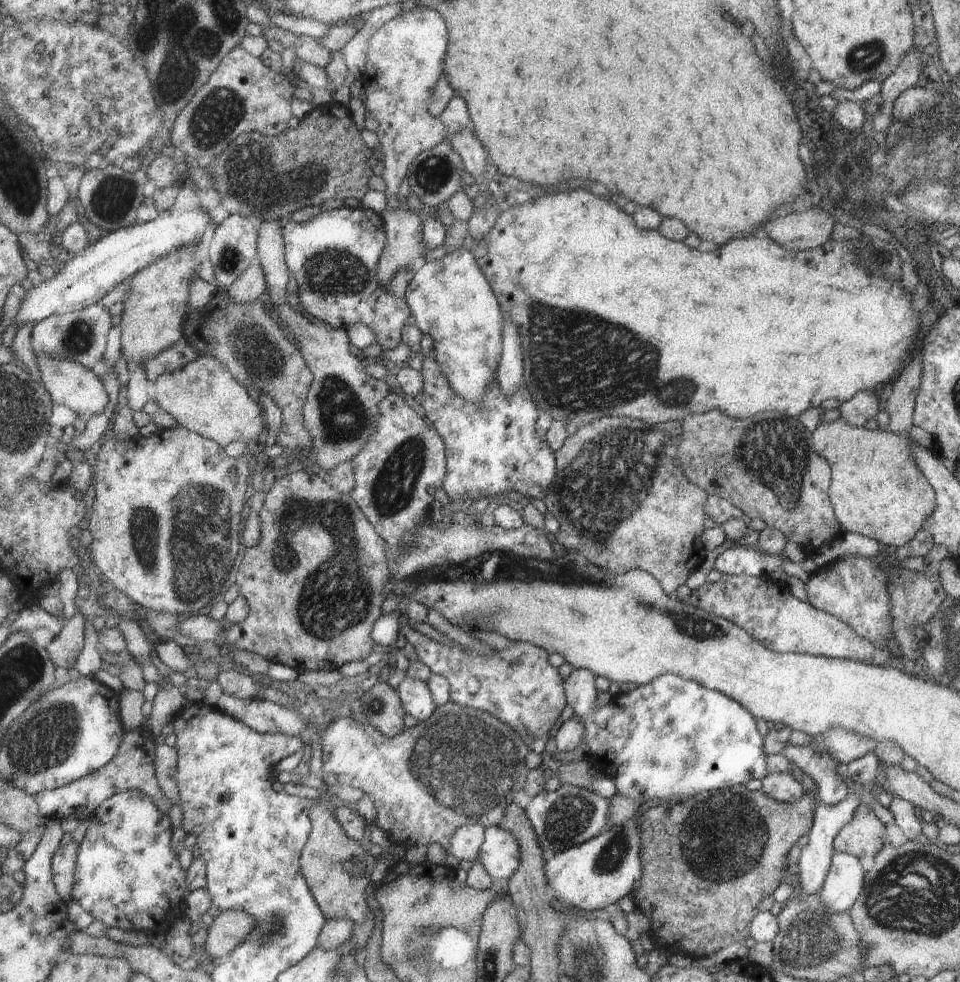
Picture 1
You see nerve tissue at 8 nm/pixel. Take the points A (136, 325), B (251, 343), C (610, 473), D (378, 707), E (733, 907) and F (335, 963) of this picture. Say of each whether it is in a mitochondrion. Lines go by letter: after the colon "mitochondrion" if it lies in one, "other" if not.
A: other
B: mitochondrion
C: mitochondrion
D: mitochondrion
E: other
F: other

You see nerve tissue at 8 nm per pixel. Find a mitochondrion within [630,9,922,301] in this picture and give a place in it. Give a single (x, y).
(866, 57)

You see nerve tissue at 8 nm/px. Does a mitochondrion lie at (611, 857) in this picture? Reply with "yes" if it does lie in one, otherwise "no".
yes

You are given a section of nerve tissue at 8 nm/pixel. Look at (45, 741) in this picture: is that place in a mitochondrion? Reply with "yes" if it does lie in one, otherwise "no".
yes

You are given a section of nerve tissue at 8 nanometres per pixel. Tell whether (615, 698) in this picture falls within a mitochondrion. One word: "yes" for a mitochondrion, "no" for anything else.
no

